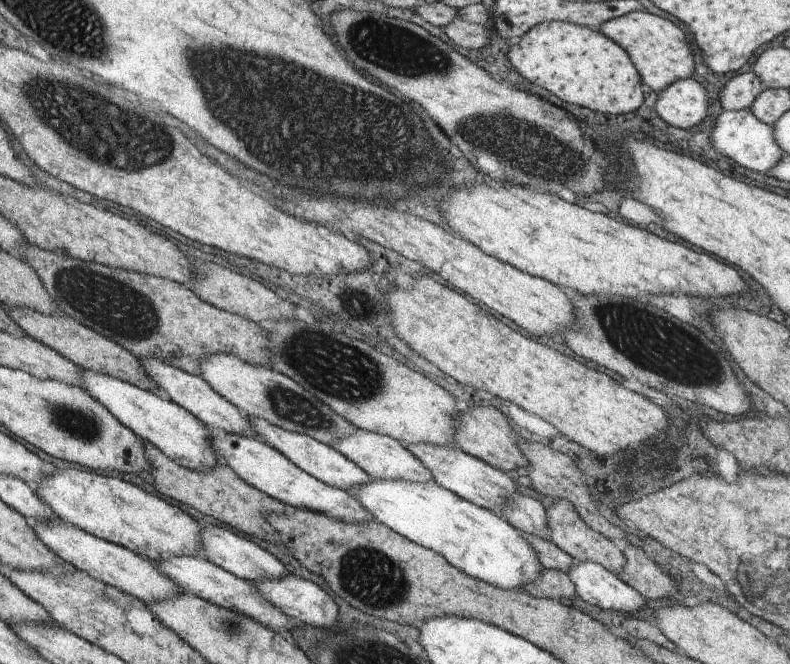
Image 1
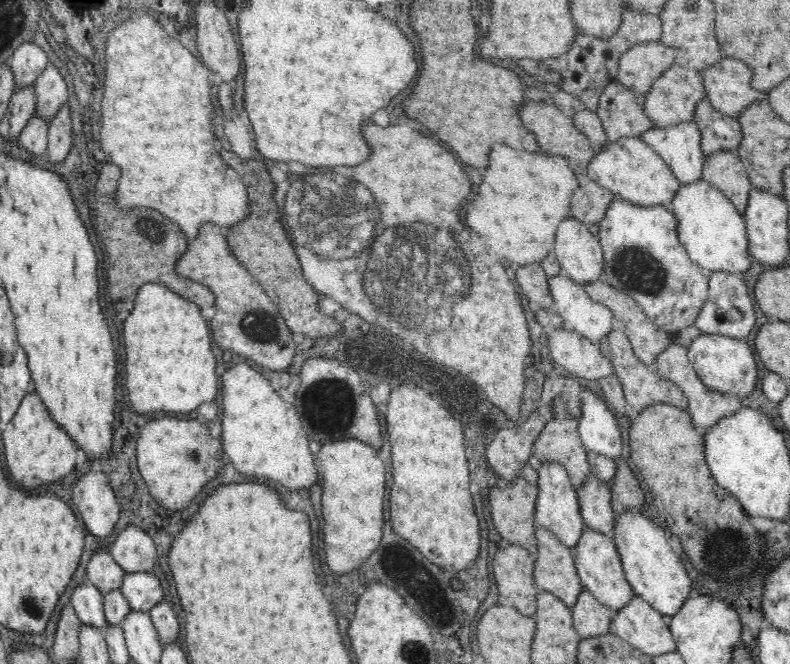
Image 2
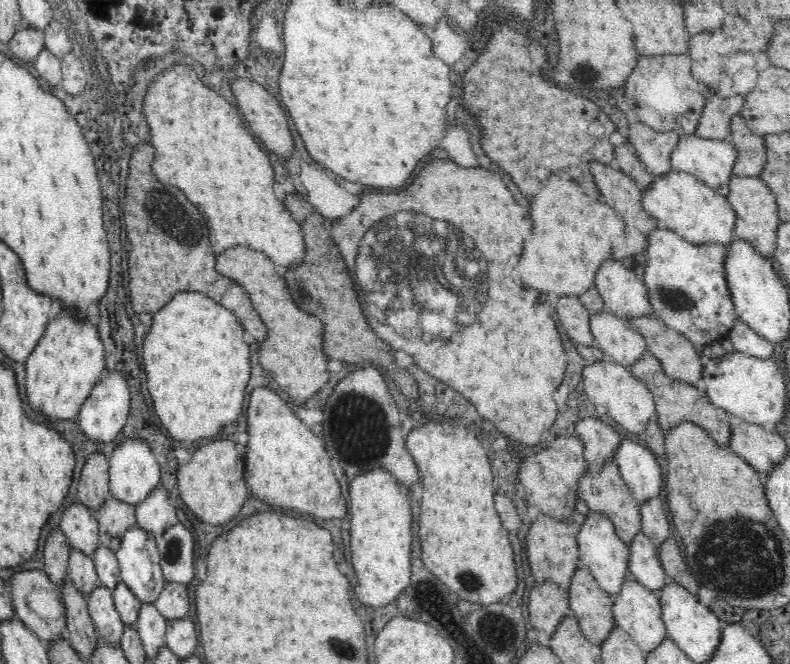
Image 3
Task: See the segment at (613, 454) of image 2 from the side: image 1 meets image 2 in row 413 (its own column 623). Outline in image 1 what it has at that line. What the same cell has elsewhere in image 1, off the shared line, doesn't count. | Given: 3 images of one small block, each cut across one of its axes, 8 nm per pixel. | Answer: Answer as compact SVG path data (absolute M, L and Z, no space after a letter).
M575 560L568 576L577 596L591 606L632 614L647 605L647 599L639 591L597 563Z

